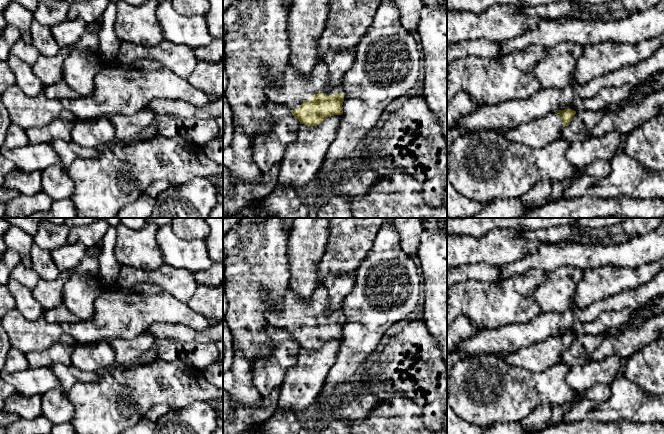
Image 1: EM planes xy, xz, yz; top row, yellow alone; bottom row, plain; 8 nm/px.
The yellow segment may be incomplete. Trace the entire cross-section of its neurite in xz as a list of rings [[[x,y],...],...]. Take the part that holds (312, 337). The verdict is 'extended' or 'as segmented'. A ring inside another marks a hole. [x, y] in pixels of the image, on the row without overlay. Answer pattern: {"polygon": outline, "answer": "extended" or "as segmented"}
{"polygon": [[[316,285],[313,295],[309,301],[302,300],[293,290],[288,288],[284,294],[284,301],[280,310],[270,310],[266,319],[271,326],[286,330],[297,342],[300,348],[317,350],[326,342],[333,339],[342,339],[344,319],[340,316],[333,320],[326,320],[323,314],[329,305],[329,295],[323,285]]], "answer": "extended"}

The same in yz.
{"polygon": [[[572,333],[559,334],[510,353],[504,360],[511,366],[541,373],[560,361],[561,354],[570,348],[575,338]]], "answer": "extended"}

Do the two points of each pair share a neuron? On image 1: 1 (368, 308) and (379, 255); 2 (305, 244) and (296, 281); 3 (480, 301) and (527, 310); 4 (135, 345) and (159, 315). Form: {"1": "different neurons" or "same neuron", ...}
{"1": "same neuron", "2": "same neuron", "3": "same neuron", "4": "different neurons"}

